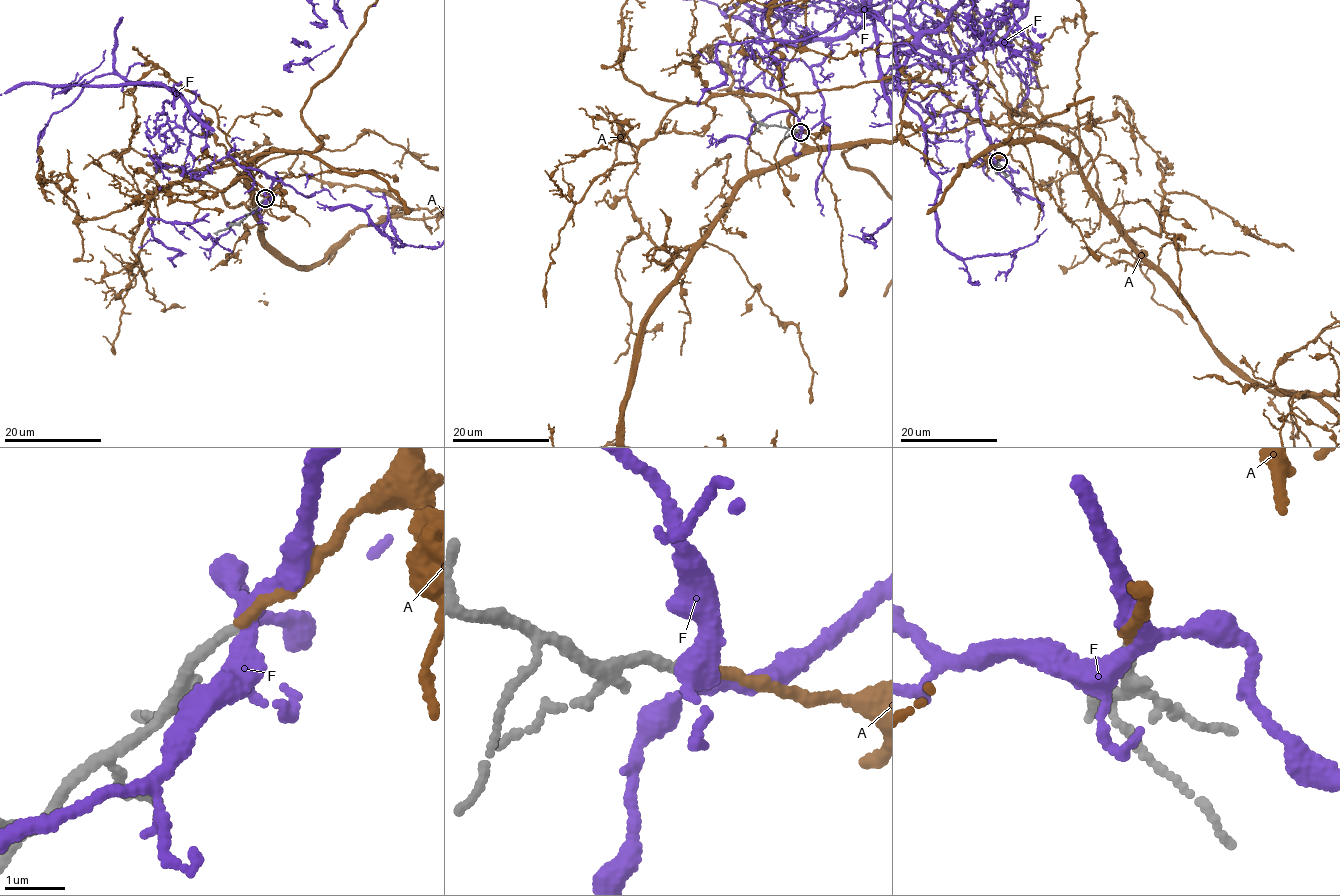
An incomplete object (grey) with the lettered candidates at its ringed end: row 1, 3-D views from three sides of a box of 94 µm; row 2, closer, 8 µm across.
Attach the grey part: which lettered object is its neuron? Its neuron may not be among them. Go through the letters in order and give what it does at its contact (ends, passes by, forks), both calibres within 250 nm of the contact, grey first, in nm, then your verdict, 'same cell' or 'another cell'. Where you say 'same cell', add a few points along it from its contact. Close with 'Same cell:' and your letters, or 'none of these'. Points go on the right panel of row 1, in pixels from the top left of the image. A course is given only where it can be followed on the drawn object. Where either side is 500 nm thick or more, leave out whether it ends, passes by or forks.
A: it ends; calibres 180 and 160 nm; same cell
F: it forks; calibres 180 and 320 nm; another cell
Same cell: A

